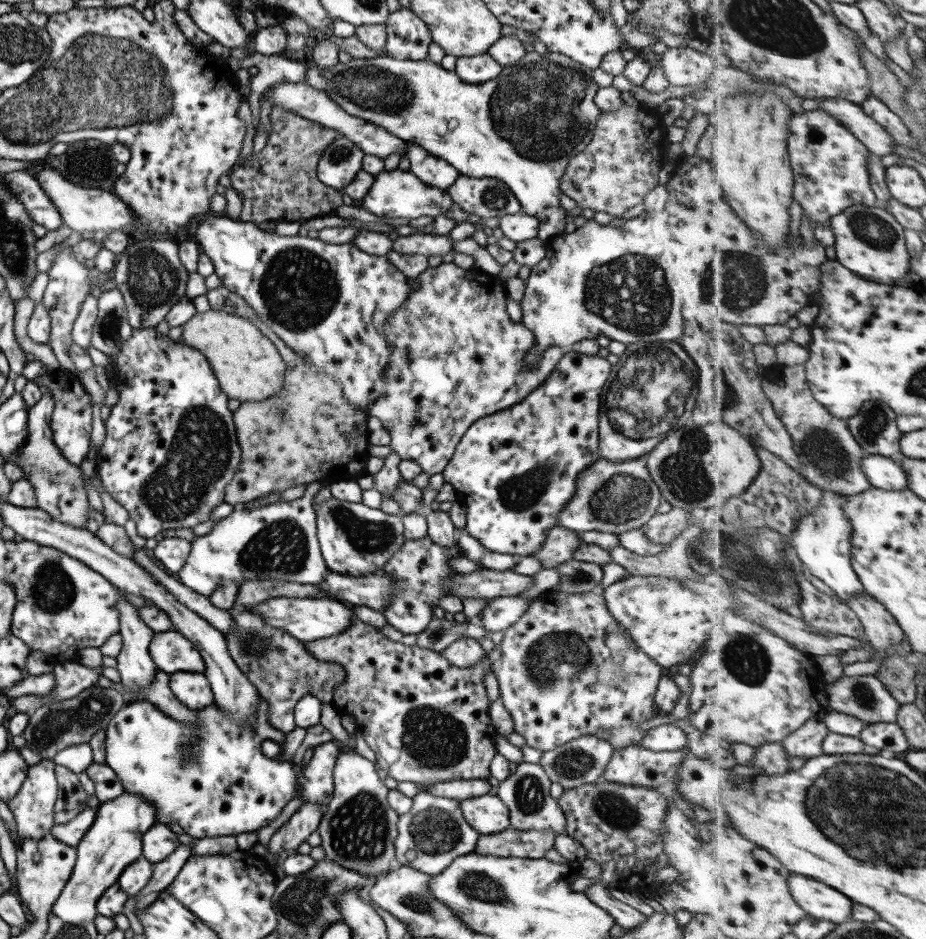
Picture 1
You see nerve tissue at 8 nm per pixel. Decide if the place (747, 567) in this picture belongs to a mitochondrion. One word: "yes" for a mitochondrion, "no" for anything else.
yes

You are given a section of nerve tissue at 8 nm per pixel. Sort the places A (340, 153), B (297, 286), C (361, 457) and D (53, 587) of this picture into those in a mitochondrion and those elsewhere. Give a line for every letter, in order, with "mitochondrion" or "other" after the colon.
A: mitochondrion
B: mitochondrion
C: other
D: mitochondrion

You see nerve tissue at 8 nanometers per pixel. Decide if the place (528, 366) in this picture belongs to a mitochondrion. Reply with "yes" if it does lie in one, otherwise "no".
no

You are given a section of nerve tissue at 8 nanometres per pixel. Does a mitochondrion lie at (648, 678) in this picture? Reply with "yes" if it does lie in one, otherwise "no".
no

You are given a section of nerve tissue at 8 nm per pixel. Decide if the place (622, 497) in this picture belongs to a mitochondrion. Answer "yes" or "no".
yes

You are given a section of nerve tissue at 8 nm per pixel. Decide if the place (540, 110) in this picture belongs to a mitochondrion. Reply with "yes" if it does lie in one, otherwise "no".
yes

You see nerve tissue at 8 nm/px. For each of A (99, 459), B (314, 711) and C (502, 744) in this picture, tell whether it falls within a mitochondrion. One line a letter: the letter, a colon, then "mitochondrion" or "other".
A: other
B: other
C: other

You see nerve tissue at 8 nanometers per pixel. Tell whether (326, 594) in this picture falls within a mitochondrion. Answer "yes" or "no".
no

